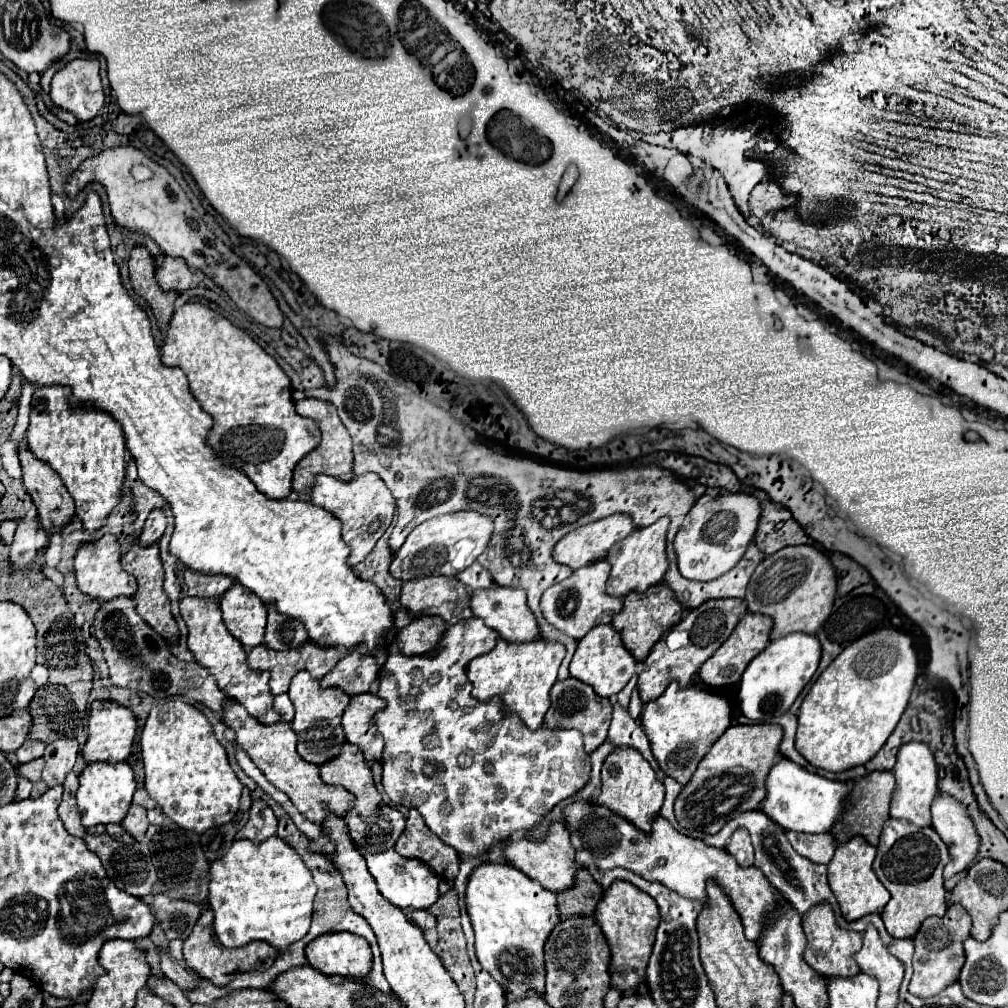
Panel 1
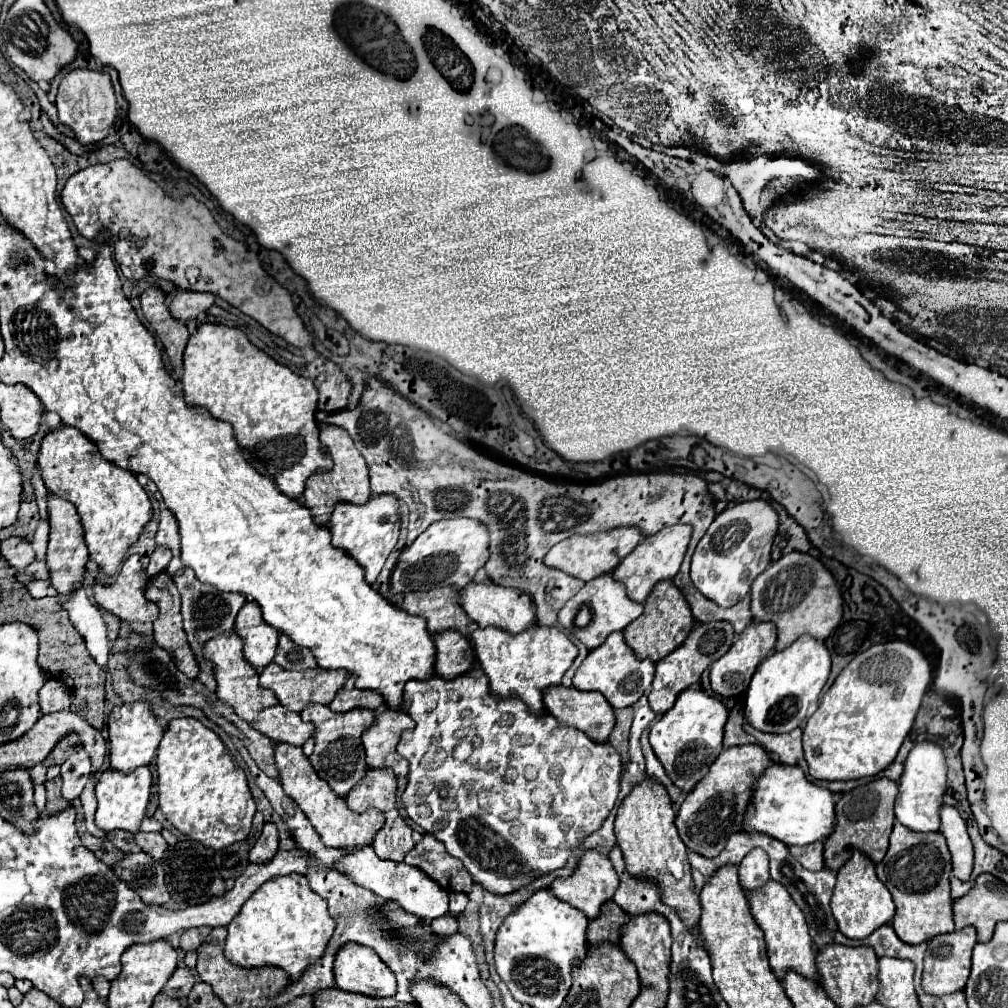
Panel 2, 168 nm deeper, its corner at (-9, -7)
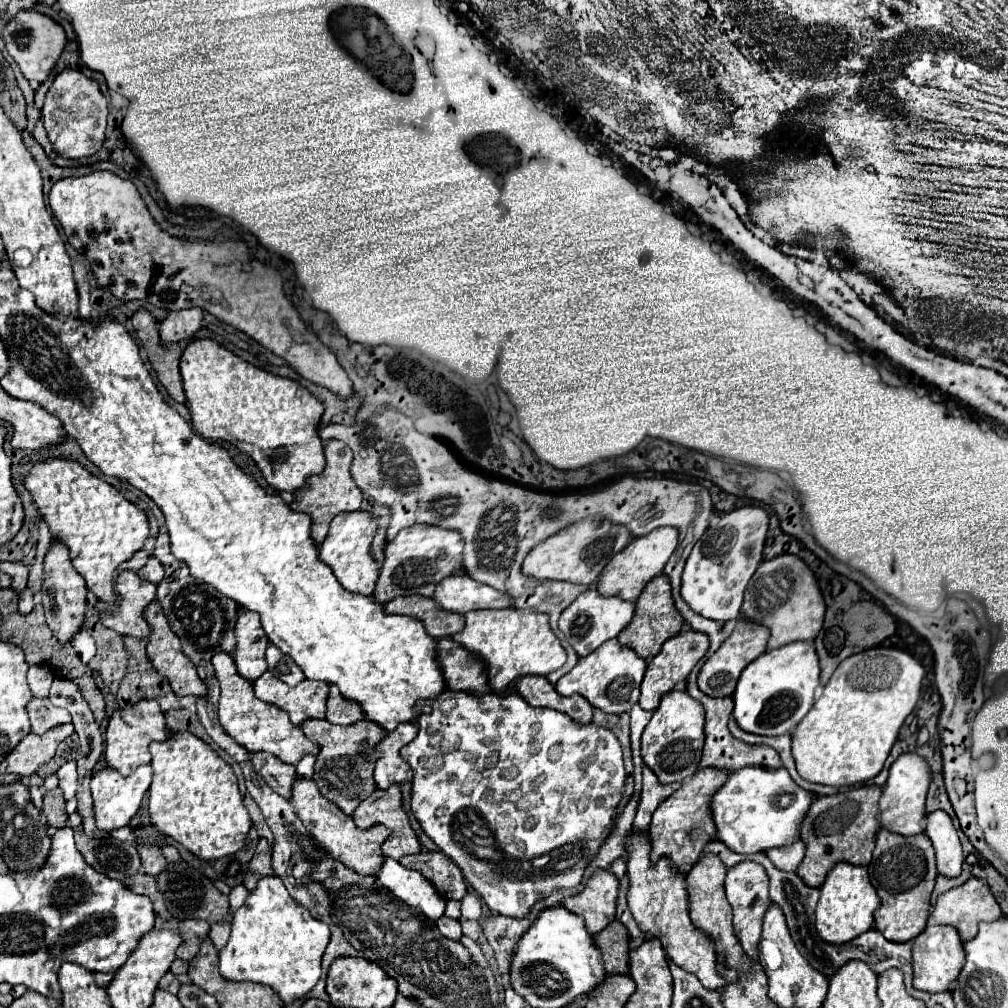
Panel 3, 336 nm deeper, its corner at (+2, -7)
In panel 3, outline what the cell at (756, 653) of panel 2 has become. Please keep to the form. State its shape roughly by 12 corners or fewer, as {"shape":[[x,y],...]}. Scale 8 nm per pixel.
{"shape":[[737,619],[701,667],[699,689],[733,695],[741,671],[767,649],[767,627]]}

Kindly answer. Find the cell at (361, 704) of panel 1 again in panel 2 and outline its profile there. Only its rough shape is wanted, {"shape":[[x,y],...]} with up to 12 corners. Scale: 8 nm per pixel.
{"shape":[[382,709],[376,727],[362,735],[372,769],[390,767],[408,775],[396,753],[400,735],[414,729],[406,711]]}

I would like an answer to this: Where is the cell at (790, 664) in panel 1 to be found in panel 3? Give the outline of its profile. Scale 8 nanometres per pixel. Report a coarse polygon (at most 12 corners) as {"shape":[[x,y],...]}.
{"shape":[[793,641],[751,661],[737,725],[783,735],[813,707],[819,659]]}

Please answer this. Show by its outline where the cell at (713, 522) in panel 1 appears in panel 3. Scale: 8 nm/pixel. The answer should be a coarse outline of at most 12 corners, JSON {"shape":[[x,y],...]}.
{"shape":[[725,513],[691,549],[681,597],[723,623],[763,561],[769,515]]}

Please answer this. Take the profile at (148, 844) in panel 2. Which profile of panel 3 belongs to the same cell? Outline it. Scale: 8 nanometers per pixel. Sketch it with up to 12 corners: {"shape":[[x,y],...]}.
{"shape":[[139,845],[141,871],[157,875],[165,857],[157,845]]}

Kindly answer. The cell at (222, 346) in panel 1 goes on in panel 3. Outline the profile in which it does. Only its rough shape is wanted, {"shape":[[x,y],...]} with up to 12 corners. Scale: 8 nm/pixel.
{"shape":[[215,339],[181,377],[193,429],[277,491],[325,467],[323,405]]}

